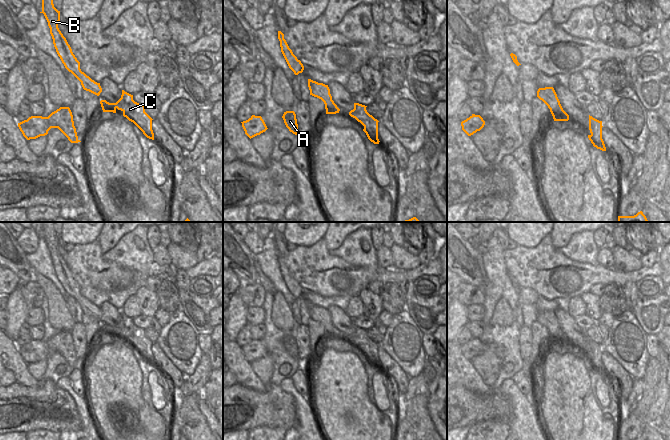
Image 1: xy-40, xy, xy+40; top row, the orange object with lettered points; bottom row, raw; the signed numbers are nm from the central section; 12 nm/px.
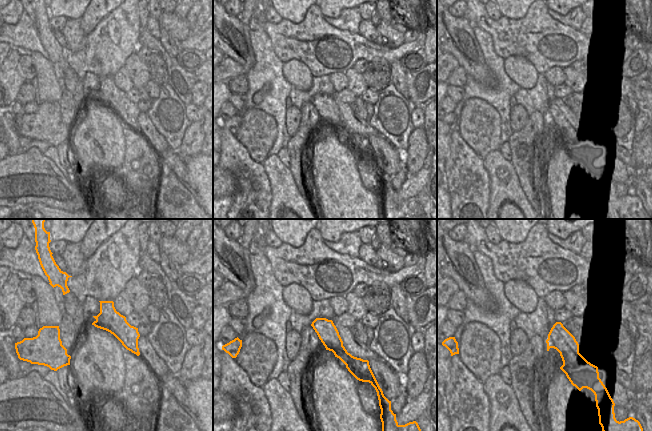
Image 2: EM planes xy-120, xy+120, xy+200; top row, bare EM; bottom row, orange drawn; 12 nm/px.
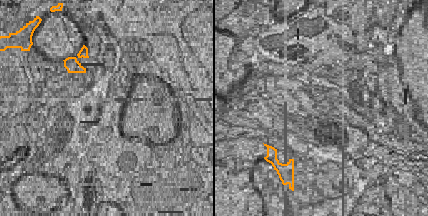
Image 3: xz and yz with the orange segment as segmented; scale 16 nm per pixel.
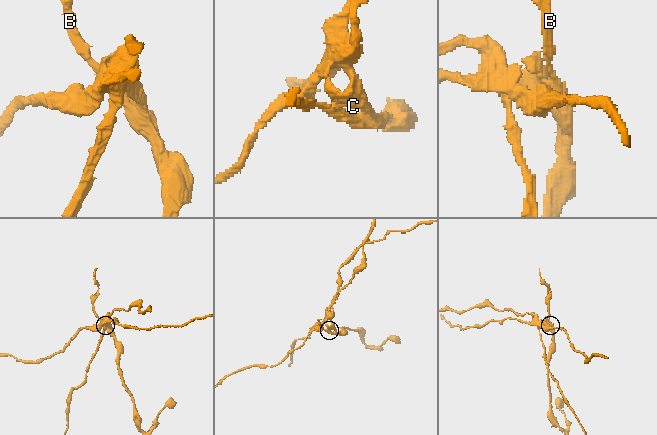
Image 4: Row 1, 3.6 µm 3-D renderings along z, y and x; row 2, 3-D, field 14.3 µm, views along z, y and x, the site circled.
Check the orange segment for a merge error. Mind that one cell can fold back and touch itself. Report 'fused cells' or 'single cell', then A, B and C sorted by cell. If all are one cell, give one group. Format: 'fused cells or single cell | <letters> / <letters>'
fused cells | A C / B

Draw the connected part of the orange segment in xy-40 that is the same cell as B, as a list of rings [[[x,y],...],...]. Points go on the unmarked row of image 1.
[[[42,222],[42,235],[50,252],[50,258],[58,280],[65,292],[71,296],[80,306],[84,314],[97,320],[102,316],[100,307],[95,306],[80,293],[80,286],[72,276],[70,269],[58,252],[60,235],[53,228],[54,222]]]

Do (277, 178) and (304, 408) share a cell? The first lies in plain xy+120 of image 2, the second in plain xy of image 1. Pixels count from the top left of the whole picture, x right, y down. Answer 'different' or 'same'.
same

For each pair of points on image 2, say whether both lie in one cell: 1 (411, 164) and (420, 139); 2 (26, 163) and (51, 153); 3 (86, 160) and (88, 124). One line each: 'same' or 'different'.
1: same
2: different
3: same

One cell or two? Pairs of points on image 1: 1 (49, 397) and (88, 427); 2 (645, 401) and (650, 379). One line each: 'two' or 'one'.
1: two
2: one

